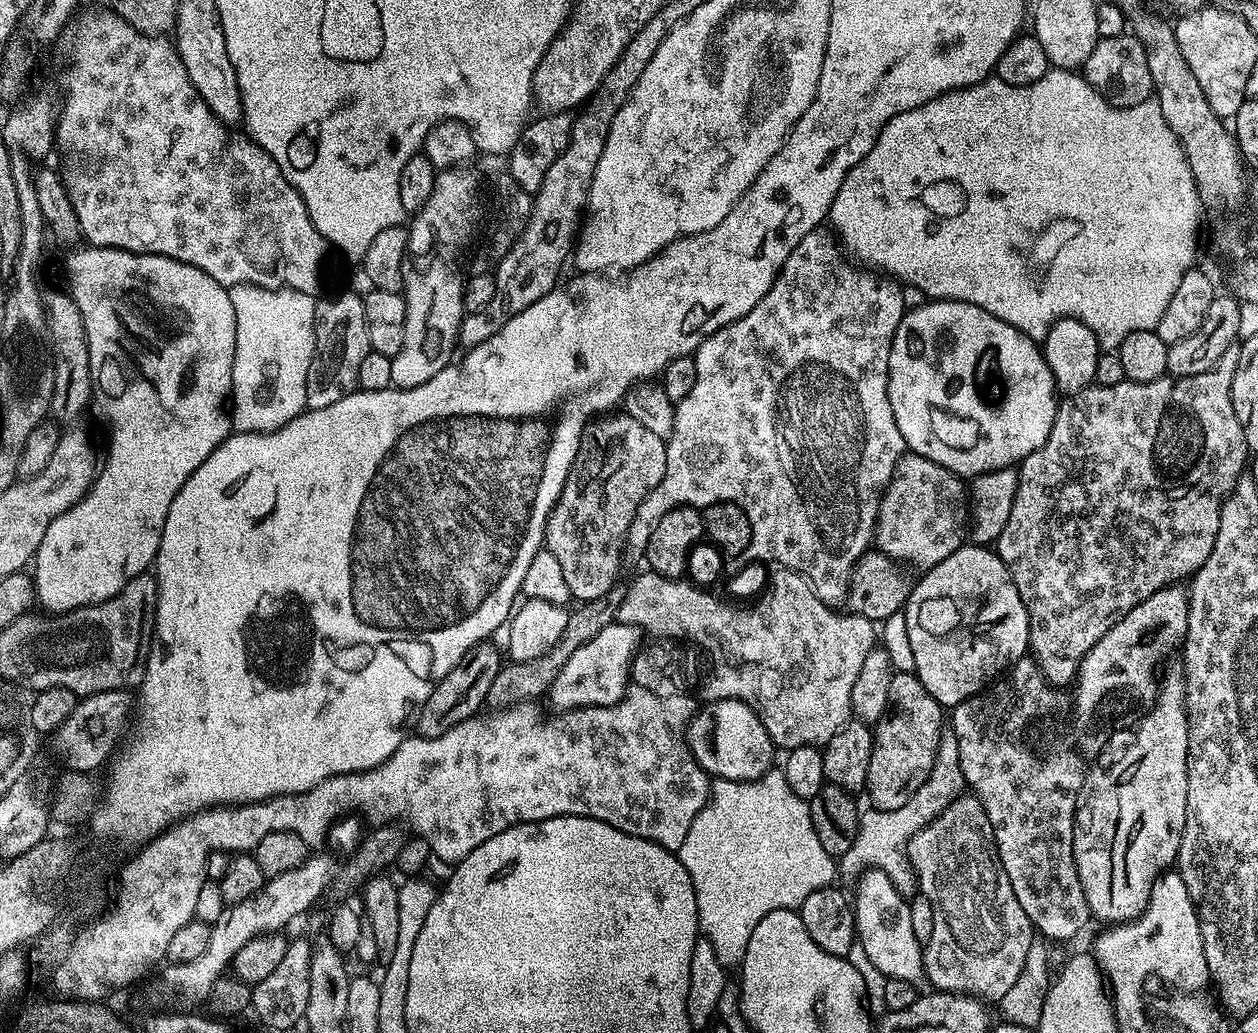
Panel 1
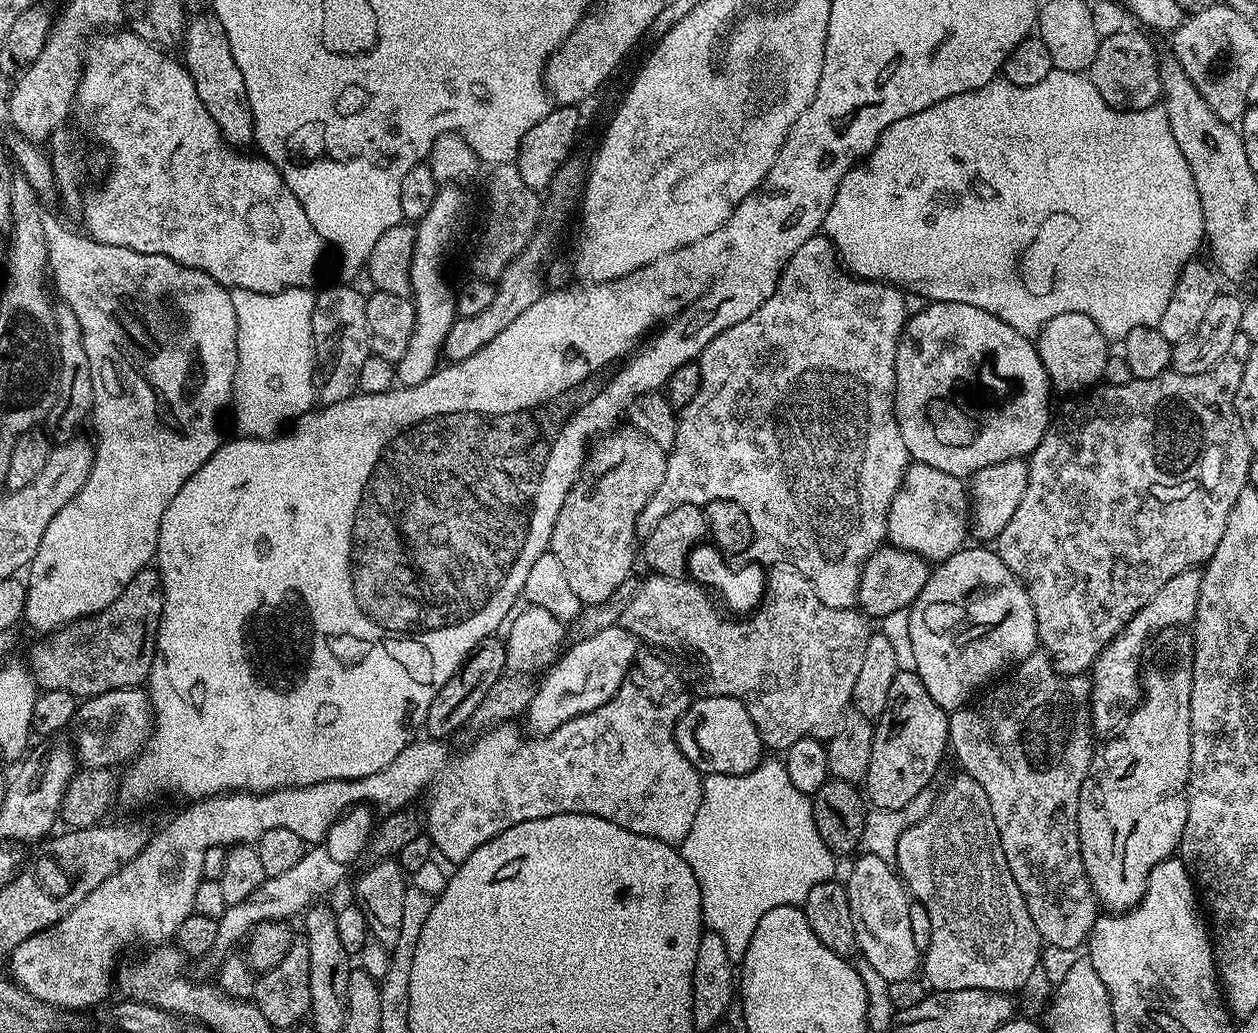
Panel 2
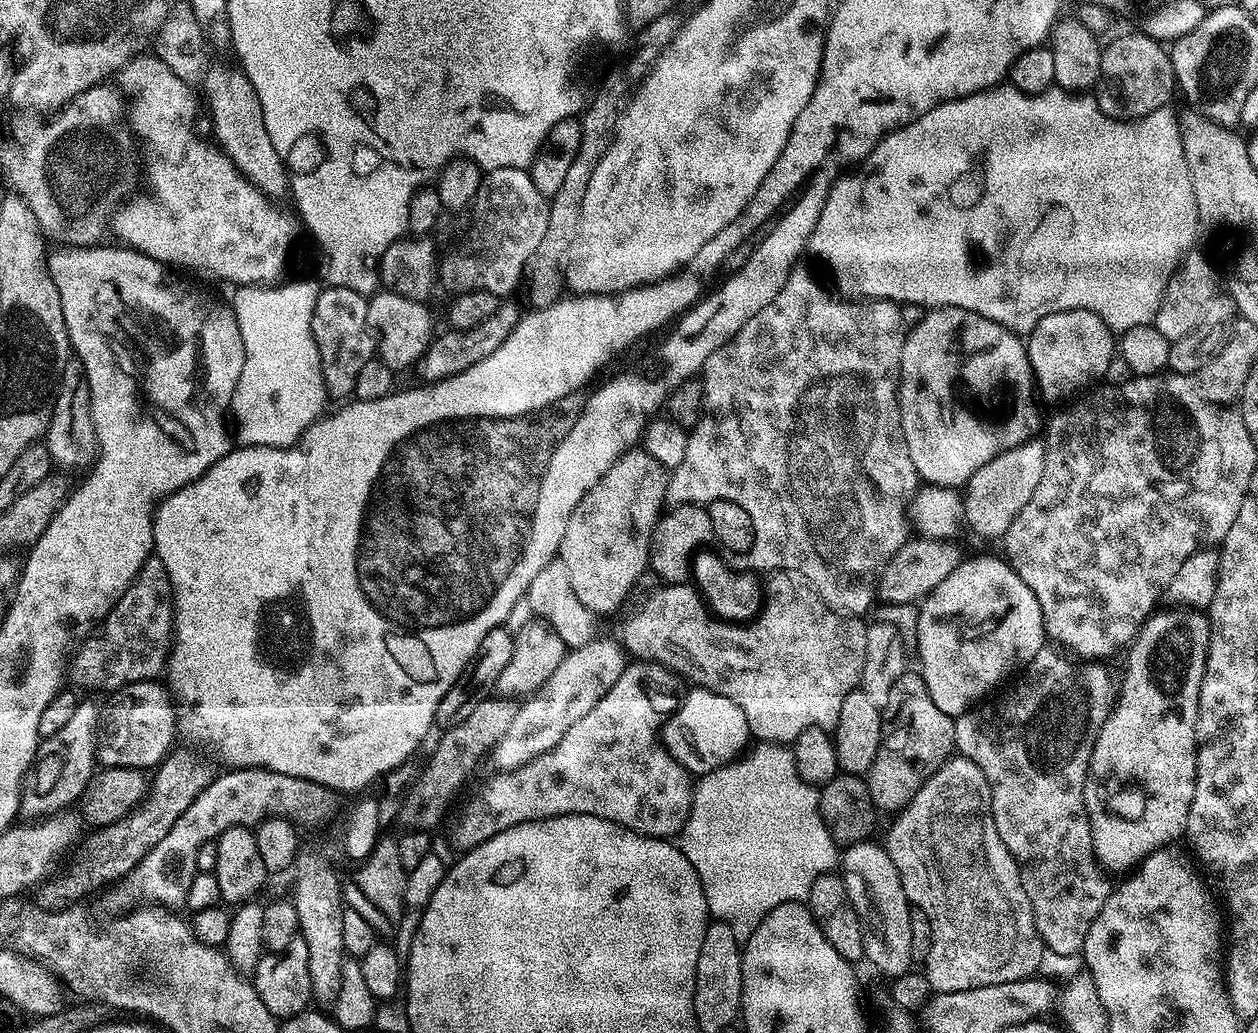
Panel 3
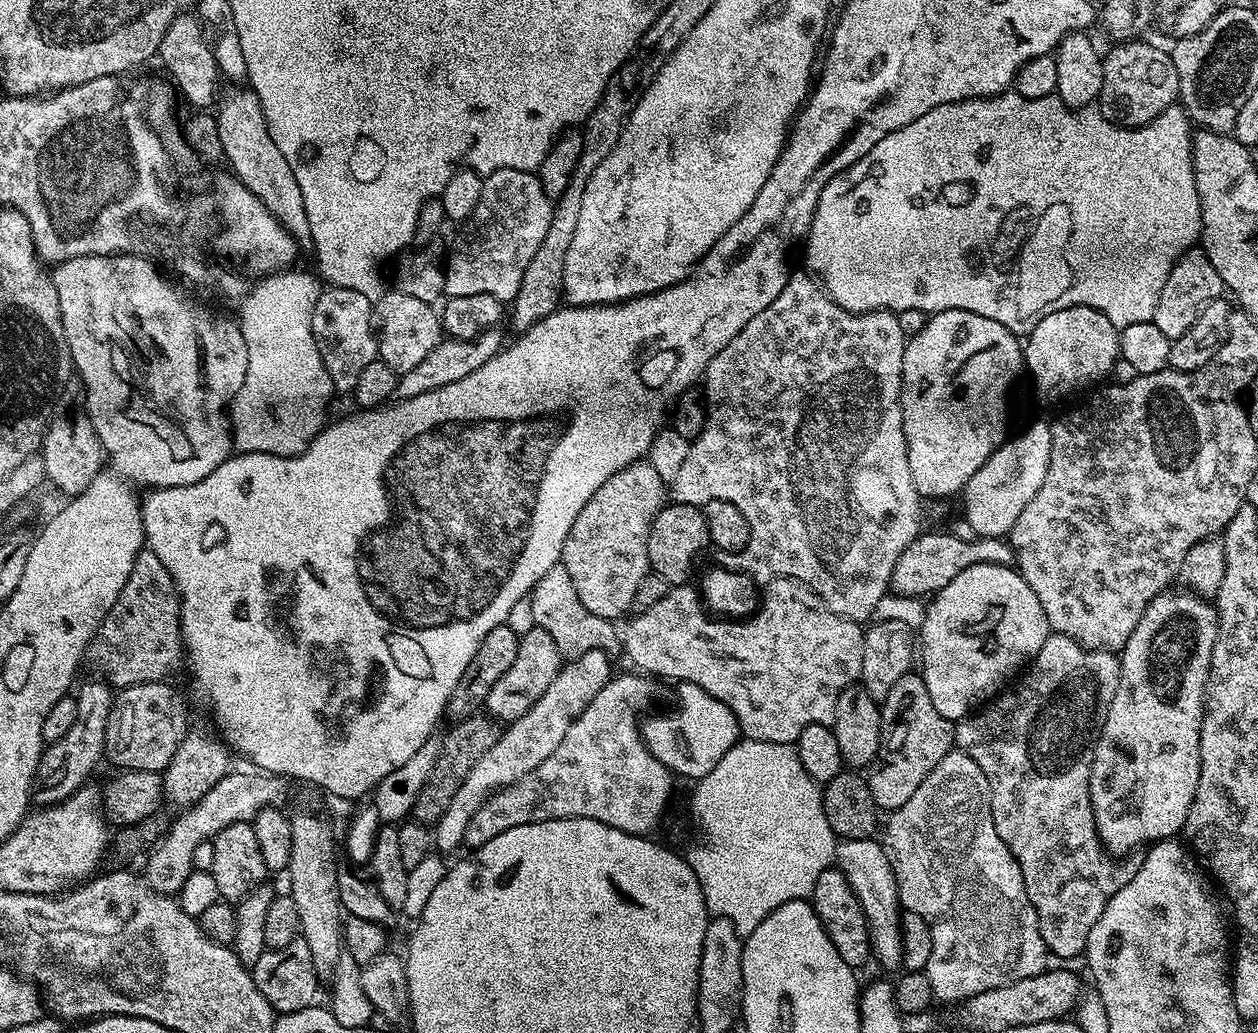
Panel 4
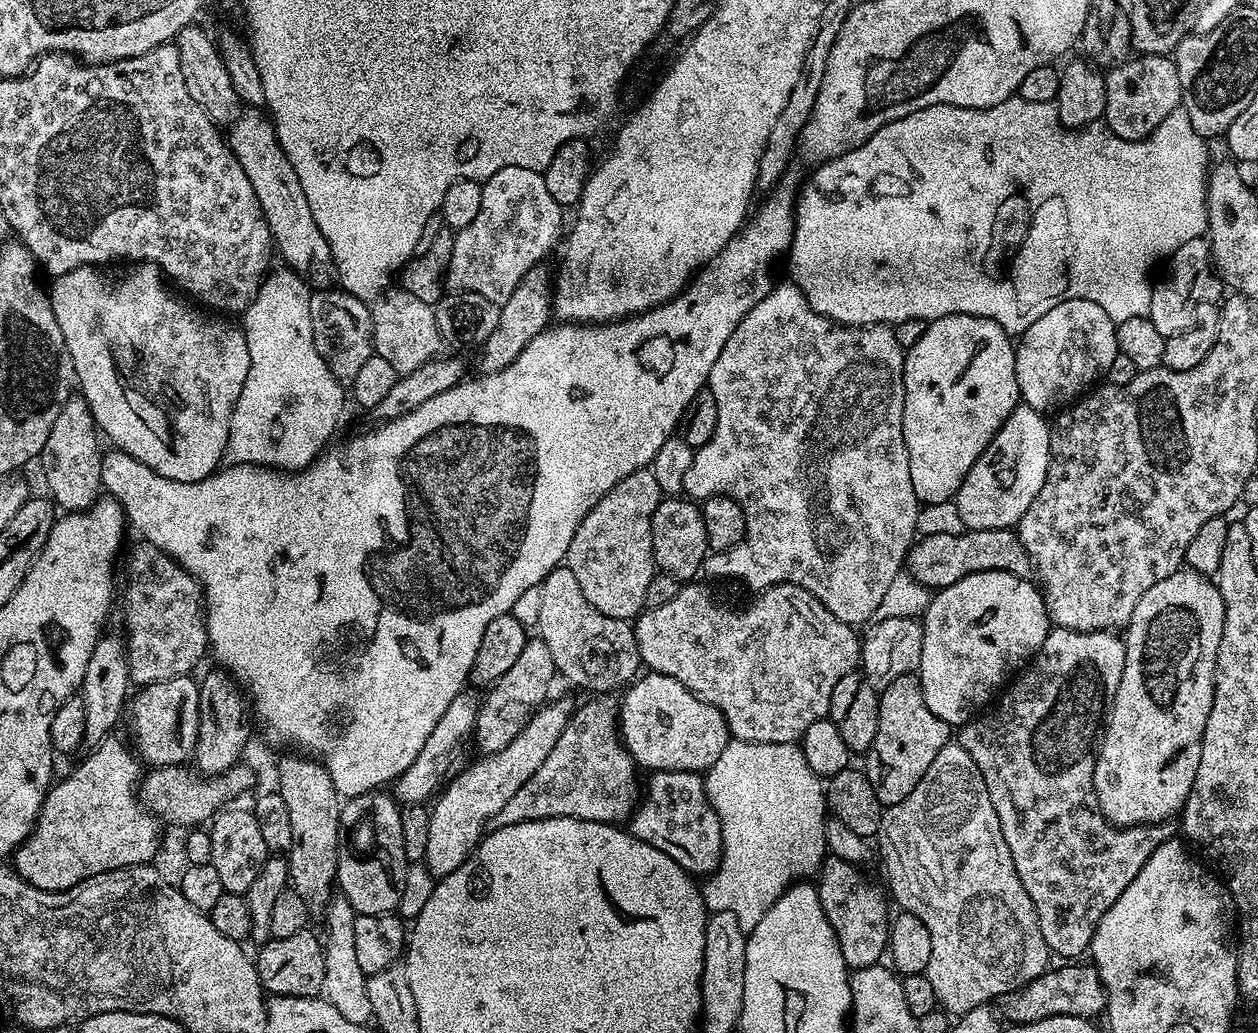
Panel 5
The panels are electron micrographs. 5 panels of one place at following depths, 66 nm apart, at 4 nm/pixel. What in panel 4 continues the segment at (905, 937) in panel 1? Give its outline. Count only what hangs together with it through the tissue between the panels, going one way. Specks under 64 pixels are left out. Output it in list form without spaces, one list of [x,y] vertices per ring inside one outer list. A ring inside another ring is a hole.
[[[848,839],[837,841],[836,864],[851,888],[856,893],[859,904],[867,918],[868,933],[872,943],[872,956],[884,968],[899,969],[904,963],[904,929],[900,895],[890,870],[890,862],[884,853],[884,845],[879,839]]]

